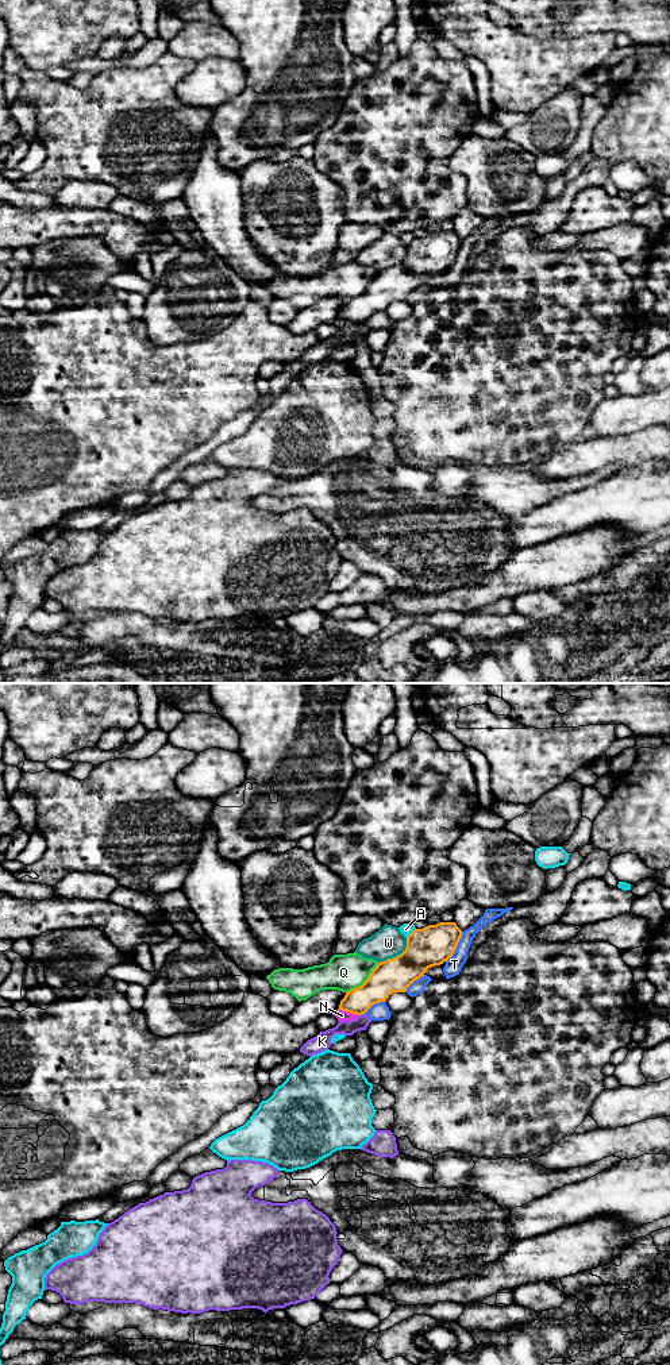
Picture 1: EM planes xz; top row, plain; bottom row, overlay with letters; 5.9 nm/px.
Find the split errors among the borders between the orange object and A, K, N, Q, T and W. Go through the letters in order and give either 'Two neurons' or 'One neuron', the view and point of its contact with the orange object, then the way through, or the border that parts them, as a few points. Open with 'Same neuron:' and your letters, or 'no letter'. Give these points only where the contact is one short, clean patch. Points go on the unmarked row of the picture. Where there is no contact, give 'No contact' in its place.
Same neuron: no letter
A: Two neurons. Touches orange at xz (411, 242)
K: Two neurons. Touches orange at xz (361, 323)
N: Two neurons. Touches orange at xz (347, 320). Boundary: xz (338, 317), (357, 324)
Q: Two neurons. Touches orange at xz (365, 290)
T: Two neurons. Touches orange at xz (455, 255)
W: Two neurons. Touches orange at xz (399, 263)

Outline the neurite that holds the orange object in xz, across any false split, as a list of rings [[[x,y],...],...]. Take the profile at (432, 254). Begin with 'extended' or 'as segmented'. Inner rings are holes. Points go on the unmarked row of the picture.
as segmented; [[[455,231],[415,238],[407,246],[405,259],[378,271],[362,294],[346,301],[338,319],[362,324],[373,313],[386,311],[393,301],[405,301],[428,277],[448,269],[461,246],[462,239]]]

